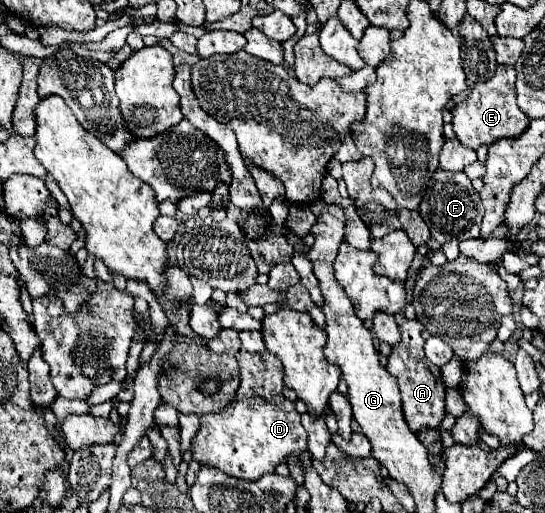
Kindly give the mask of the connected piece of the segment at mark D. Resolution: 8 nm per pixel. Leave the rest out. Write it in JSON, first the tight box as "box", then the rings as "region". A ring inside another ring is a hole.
{"box":[192,329,306,481],"region":[[[222,329],[219,336],[208,340],[208,348],[217,354],[232,354],[242,371],[242,385],[236,401],[222,413],[200,417],[200,429],[192,439],[192,459],[200,465],[212,465],[220,471],[246,481],[256,481],[264,473],[272,473],[290,453],[306,449],[306,431],[294,403],[282,395],[282,363],[274,353],[248,353],[241,345],[239,332]]]}

